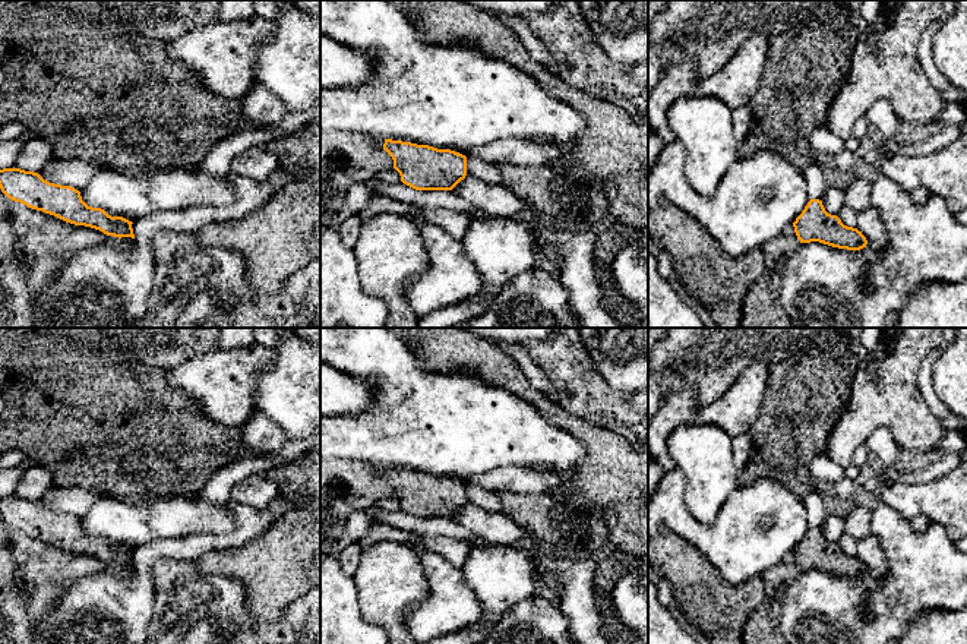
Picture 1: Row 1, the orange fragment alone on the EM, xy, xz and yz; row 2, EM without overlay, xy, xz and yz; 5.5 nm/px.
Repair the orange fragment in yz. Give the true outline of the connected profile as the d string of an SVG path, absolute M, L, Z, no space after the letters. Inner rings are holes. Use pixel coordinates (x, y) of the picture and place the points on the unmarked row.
M819 527L808 530L793 555L800 571L819 569L847 578L860 578L868 572L862 559L844 553L837 543L828 542Z

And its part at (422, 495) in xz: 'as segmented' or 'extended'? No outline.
as segmented

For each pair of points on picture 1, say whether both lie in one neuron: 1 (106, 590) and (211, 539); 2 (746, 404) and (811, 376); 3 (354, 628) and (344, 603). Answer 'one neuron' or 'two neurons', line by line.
1: one neuron
2: two neurons
3: one neuron

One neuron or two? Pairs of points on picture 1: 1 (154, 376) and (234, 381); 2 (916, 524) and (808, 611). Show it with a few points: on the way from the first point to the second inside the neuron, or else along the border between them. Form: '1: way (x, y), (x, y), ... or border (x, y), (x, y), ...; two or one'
1: border (164, 373), (174, 387), (193, 400); two
2: border (931, 521), (922, 532), (915, 532), (909, 526); two

